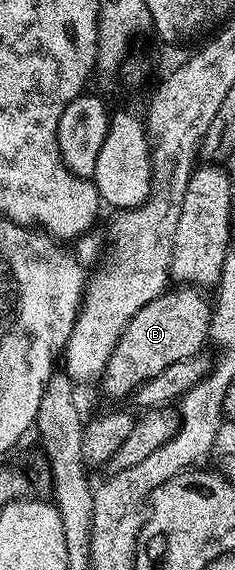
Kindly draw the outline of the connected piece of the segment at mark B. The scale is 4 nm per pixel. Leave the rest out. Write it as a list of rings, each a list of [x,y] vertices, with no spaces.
[[[196,287],[169,288],[158,299],[146,303],[146,307],[142,307],[142,311],[138,311],[138,315],[130,319],[98,381],[98,385],[104,388],[106,396],[127,398],[135,393],[142,383],[146,383],[146,379],[154,379],[154,375],[166,371],[170,363],[178,363],[178,359],[193,357],[205,348],[203,345],[208,341],[208,328],[212,322],[212,307],[209,298],[204,298],[200,293],[203,292]]]

